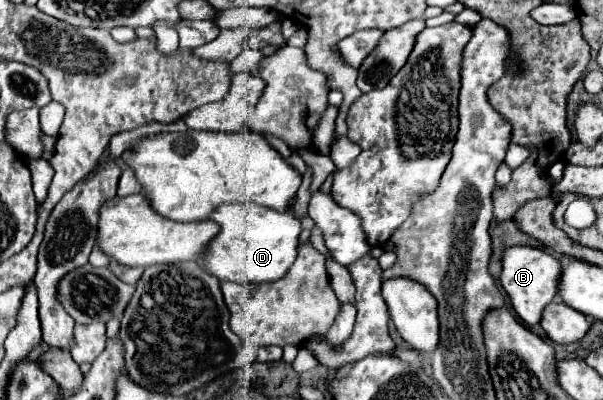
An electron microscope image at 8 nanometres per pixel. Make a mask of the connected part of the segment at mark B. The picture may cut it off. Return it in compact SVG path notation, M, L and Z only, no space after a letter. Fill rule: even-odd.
M515 245L505 249L503 253L503 261L501 261L501 287L505 289L505 293L509 295L511 307L515 309L515 313L527 323L527 325L535 325L541 319L541 311L545 309L547 303L551 303L557 295L557 283L559 283L559 275L561 275L561 265L559 261L545 253L543 249L537 247L523 247L523 245Z

